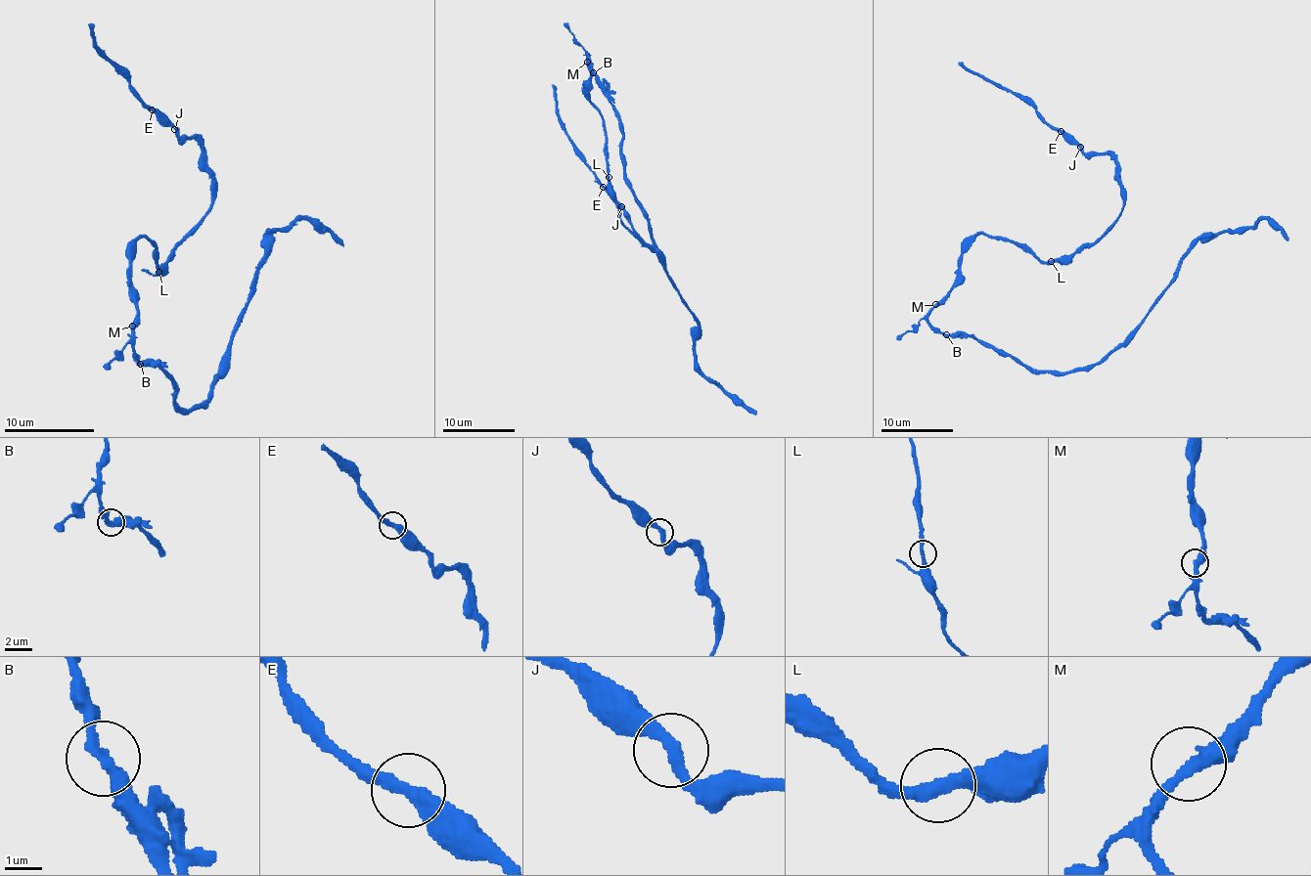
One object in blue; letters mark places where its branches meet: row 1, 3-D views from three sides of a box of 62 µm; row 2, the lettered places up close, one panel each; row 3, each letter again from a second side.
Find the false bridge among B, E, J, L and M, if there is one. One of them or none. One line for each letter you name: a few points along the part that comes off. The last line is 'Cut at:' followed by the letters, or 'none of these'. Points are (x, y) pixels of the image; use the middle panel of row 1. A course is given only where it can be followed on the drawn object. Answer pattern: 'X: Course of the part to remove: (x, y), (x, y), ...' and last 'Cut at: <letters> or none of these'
Cut at: none of these

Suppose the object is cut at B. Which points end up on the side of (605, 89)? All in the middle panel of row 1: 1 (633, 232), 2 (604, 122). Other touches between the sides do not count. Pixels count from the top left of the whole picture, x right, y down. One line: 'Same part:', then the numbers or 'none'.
Same part: none

